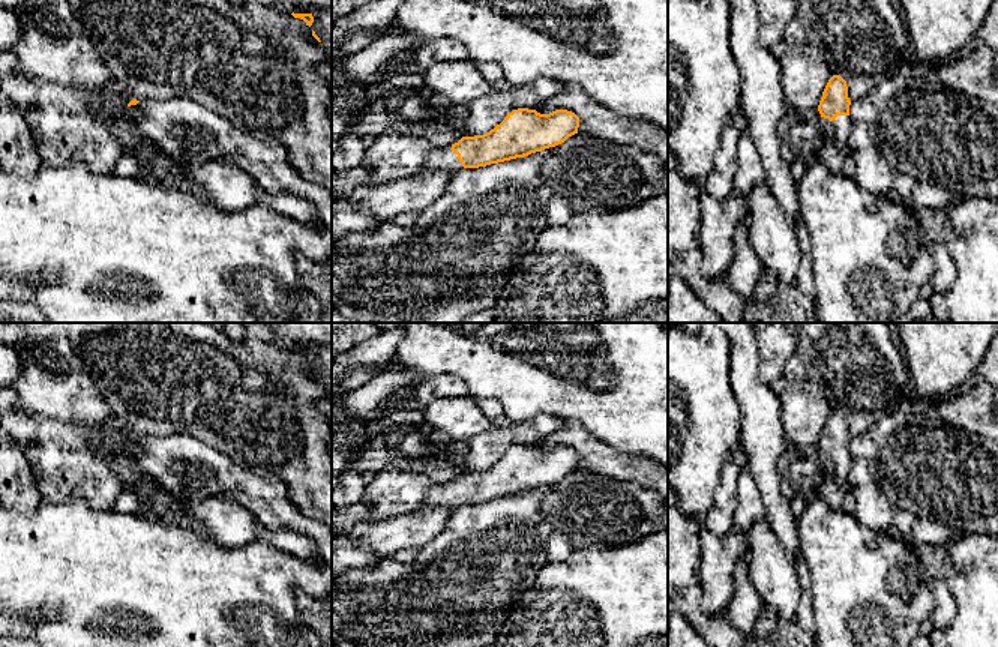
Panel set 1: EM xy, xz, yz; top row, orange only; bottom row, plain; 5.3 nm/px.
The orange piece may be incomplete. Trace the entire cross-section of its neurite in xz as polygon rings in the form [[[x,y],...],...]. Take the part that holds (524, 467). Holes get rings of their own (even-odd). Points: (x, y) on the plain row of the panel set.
[[[518,444],[489,468],[462,473],[444,483],[420,473],[384,468],[366,483],[359,503],[332,509],[332,579],[354,567],[377,567],[381,560],[369,546],[351,540],[353,527],[360,521],[377,522],[422,507],[458,509],[524,494],[564,479],[578,464],[579,453],[567,446],[540,450]]]

